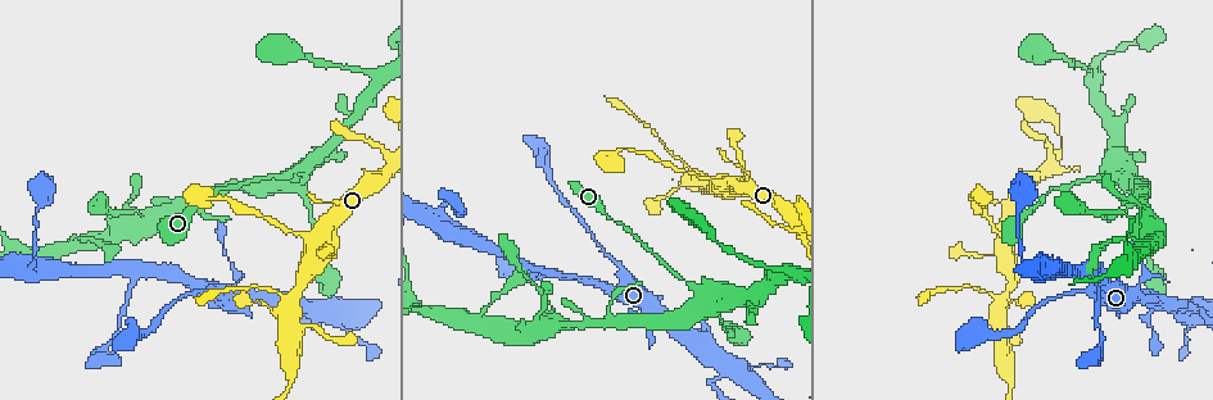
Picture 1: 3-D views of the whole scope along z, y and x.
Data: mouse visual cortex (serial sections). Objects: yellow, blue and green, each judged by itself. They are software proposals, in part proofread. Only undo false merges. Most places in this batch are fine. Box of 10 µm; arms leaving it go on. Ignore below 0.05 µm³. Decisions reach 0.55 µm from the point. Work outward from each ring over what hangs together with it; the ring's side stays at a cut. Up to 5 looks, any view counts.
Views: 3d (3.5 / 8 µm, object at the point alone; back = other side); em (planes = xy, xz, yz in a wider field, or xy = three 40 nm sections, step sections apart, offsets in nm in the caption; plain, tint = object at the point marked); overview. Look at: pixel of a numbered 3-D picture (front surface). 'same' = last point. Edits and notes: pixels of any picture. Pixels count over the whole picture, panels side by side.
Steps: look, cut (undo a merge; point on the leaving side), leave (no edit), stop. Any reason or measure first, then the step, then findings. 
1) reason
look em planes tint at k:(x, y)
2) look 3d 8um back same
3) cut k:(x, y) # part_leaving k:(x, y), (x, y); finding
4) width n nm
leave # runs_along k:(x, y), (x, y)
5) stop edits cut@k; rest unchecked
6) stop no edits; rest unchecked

look 3d 3.5um at 1:(735, 184)

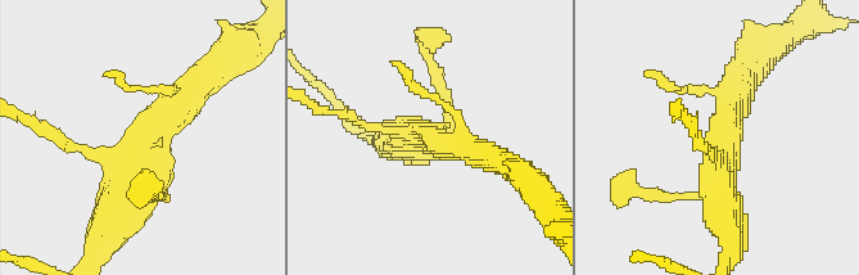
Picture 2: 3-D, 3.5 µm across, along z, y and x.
now the EM
look em xy step 2 tint at 2:(721, 153)

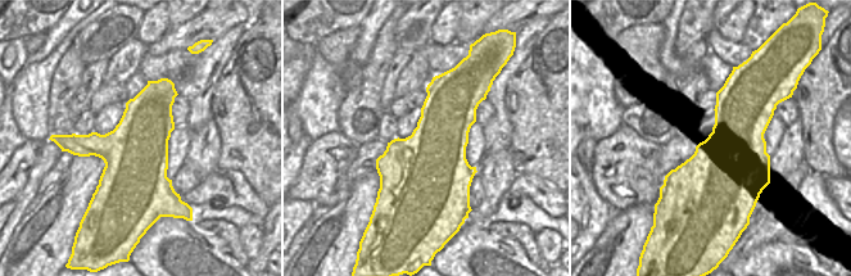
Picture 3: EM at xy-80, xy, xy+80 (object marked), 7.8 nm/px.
leave # runs_along 2:(195, 88), (152, 131), (104, 230); all the same cell

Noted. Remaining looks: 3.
side arm on a straight run
look 3d 3.5um back at 1:(1001, 303)

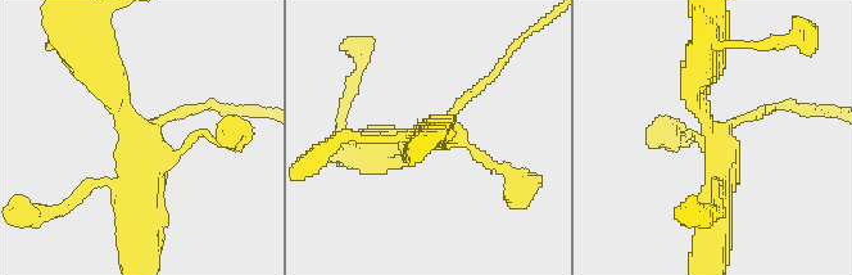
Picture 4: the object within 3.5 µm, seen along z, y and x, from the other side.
look em xy step 1 tint at 4:(718, 132)

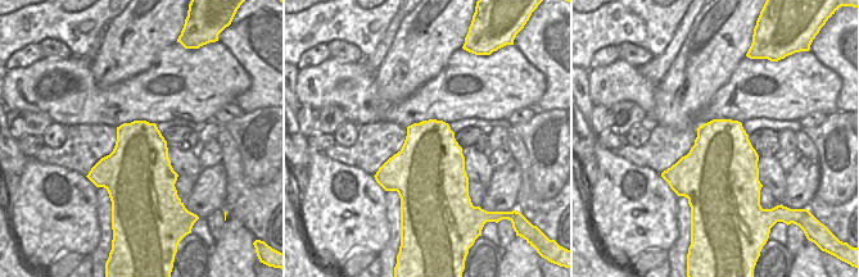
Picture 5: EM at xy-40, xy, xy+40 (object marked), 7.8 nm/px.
width 550 nm
leave # runs_along 4:(105, 66), (149, 144), (149, 220); one cell here

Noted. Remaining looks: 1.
stop no edits; rest unchecked

